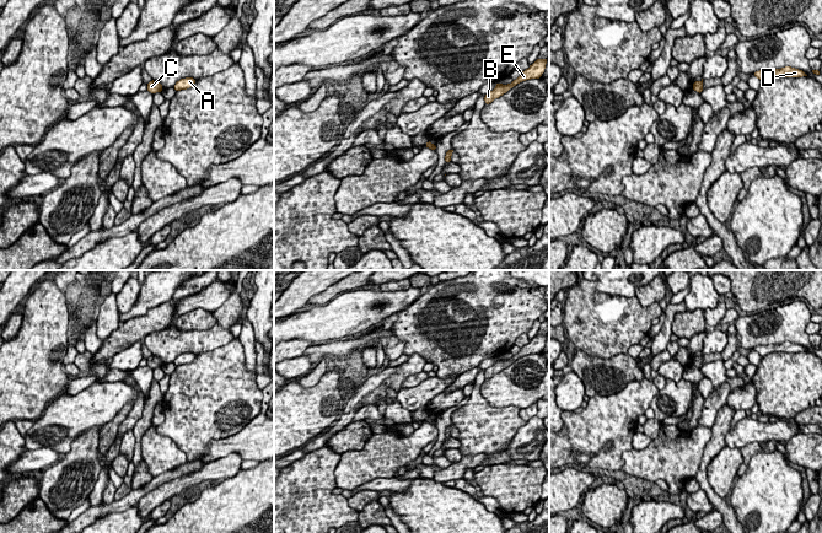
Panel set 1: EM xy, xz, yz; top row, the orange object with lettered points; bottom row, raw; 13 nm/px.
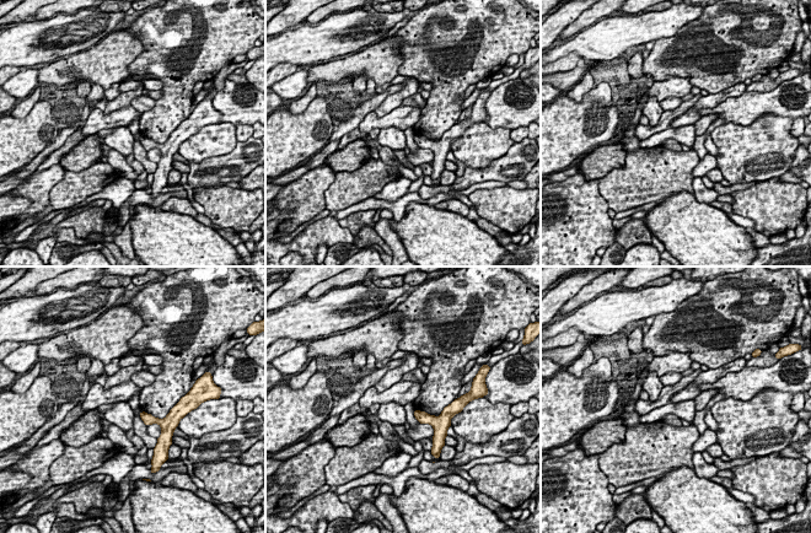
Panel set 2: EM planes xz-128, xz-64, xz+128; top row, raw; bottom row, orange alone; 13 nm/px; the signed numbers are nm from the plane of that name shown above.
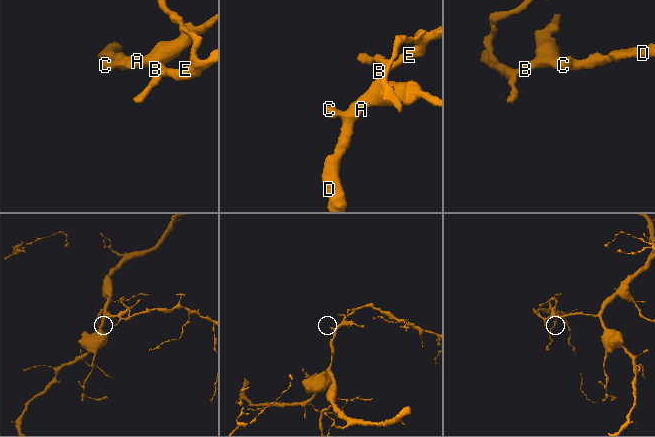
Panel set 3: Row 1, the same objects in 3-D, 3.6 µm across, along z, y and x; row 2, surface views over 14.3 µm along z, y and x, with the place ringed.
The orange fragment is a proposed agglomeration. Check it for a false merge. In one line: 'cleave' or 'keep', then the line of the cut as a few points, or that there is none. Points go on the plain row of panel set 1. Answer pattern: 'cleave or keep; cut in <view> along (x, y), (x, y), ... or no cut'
keep; no cut

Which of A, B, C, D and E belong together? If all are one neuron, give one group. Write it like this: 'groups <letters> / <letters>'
groups A B C D E

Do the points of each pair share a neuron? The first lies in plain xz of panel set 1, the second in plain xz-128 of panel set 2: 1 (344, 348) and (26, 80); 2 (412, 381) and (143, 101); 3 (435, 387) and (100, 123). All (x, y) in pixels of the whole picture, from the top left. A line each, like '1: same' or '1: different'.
1: different
2: same
3: same

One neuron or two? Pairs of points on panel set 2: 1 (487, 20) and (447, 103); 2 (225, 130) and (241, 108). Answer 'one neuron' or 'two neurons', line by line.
1: one neuron
2: two neurons

